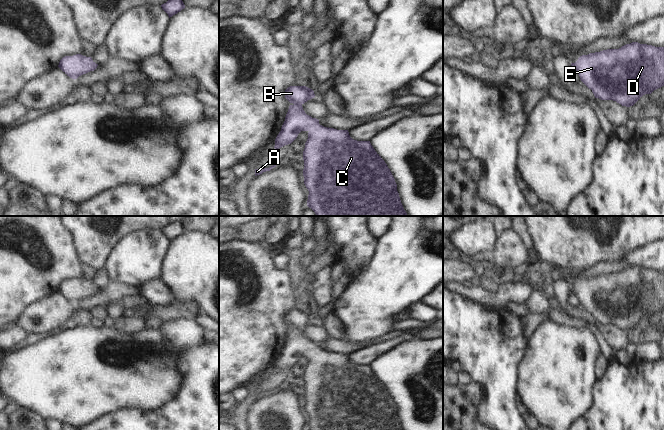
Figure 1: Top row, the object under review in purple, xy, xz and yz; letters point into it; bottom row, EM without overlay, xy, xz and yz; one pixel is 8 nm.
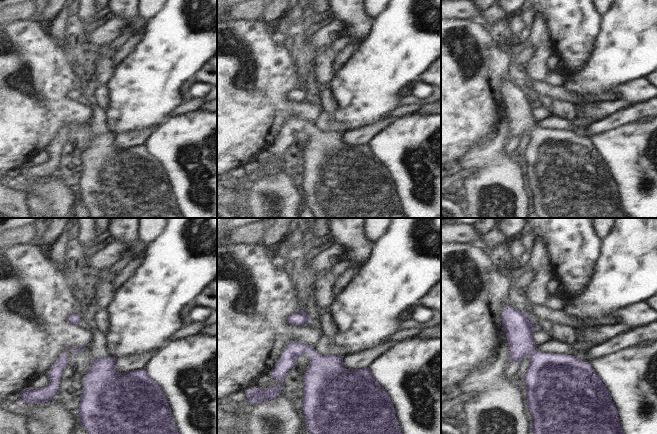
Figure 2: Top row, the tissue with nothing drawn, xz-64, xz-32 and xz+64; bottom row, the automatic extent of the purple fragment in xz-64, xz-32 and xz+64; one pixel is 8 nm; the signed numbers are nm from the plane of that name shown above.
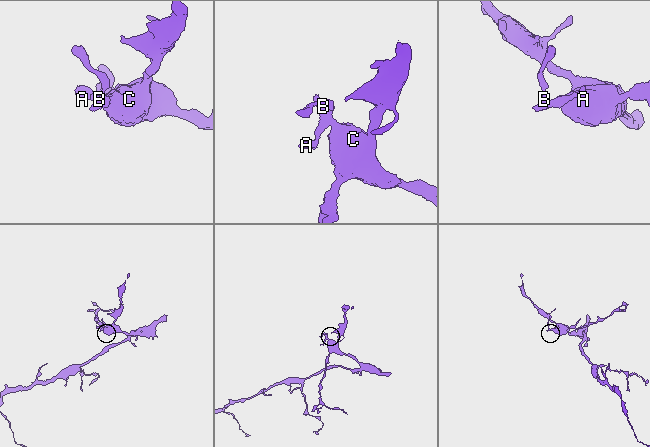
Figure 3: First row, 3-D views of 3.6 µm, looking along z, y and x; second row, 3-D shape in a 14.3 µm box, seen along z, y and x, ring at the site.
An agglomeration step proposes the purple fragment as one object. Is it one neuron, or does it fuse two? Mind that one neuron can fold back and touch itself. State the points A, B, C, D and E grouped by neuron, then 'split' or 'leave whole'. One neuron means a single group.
groups A B C D E; leave whole

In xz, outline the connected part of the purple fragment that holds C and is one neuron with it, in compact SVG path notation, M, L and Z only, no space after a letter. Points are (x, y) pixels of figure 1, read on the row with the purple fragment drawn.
M306 86L285 90L291 105L274 146L279 149L291 144L301 131L308 132L303 151L304 184L309 191L307 206L316 216L407 216L395 179L370 141L354 140L348 130L324 127L318 119L307 115L302 105L314 97L314 91Z

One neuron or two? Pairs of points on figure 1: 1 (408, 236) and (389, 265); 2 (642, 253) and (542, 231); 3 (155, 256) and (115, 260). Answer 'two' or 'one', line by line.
1: one
2: two
3: one

